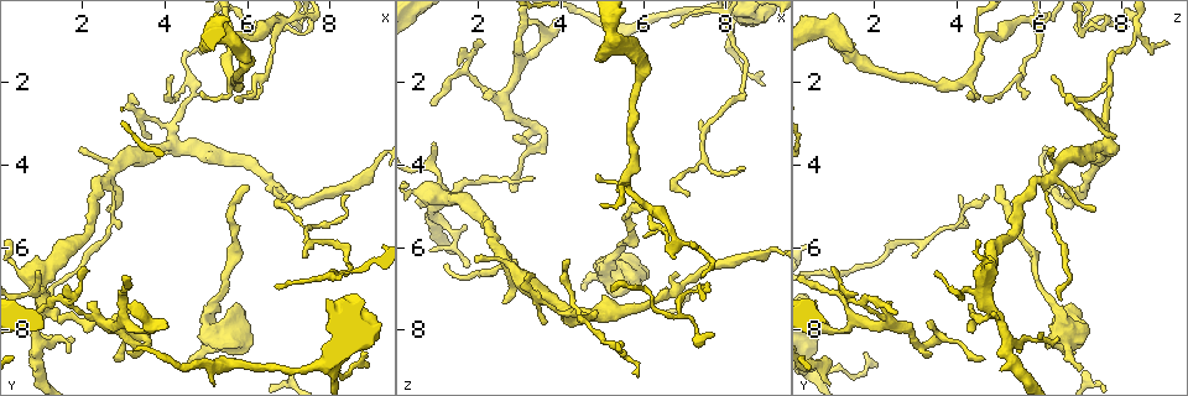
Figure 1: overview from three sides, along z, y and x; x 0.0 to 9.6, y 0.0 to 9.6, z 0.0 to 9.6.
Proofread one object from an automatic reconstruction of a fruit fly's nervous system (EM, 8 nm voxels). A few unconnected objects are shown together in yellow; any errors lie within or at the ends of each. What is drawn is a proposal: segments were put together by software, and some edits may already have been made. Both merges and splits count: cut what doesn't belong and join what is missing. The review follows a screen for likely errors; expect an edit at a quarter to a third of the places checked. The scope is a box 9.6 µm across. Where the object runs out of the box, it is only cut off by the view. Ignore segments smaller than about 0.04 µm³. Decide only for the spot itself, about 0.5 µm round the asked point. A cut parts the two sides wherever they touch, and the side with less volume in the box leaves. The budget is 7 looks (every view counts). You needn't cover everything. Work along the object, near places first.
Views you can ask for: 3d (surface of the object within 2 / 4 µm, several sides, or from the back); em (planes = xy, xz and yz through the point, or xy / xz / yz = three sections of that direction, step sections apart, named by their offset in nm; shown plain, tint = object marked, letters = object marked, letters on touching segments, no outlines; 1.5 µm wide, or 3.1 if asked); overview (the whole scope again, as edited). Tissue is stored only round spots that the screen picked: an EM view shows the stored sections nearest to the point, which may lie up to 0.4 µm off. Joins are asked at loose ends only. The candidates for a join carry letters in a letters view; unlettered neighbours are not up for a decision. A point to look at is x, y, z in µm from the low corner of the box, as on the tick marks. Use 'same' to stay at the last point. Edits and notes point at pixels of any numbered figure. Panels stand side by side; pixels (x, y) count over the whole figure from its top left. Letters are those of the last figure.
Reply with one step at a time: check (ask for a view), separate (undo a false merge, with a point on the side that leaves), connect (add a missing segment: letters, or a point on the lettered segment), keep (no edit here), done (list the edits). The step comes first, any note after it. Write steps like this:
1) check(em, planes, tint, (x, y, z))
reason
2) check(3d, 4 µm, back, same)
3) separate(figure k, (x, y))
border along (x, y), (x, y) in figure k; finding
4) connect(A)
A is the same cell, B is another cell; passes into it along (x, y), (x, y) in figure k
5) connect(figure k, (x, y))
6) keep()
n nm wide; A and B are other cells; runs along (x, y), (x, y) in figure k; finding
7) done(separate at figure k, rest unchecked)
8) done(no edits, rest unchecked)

check(3d, 4 µm, (8.40, 4.70, 4.05))
an open end

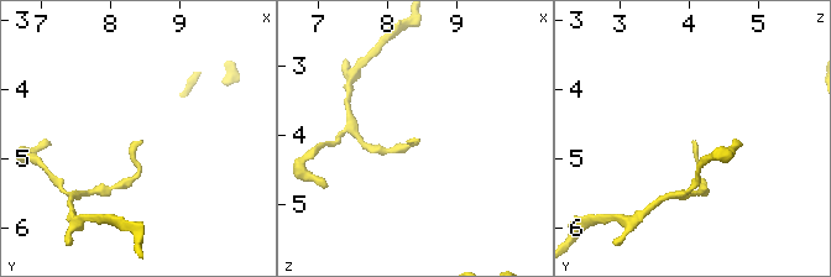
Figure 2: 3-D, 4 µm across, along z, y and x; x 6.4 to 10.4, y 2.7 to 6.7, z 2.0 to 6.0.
check(em, planes, plain, (8.40, 4.75, 4.05))

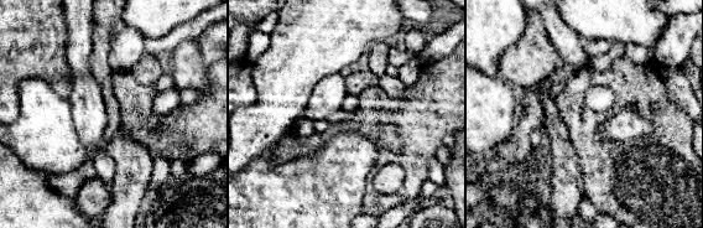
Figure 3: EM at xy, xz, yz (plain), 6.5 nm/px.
check(em, planes, letters, same)

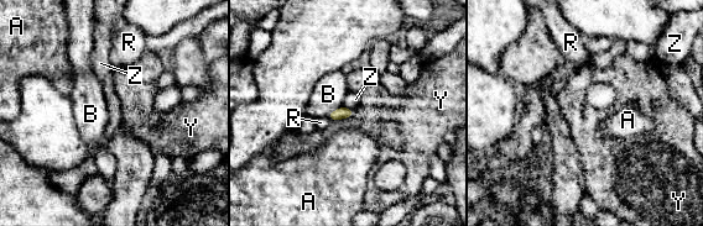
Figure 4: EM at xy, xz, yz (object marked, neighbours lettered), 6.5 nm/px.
keep()
80 nm wide; A, B, R, Y and Z are other cells; no lettered segment goes on from it

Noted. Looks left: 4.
check(3d, 2 µm, back, (0.90, 7.55, 2.60))
tapers out

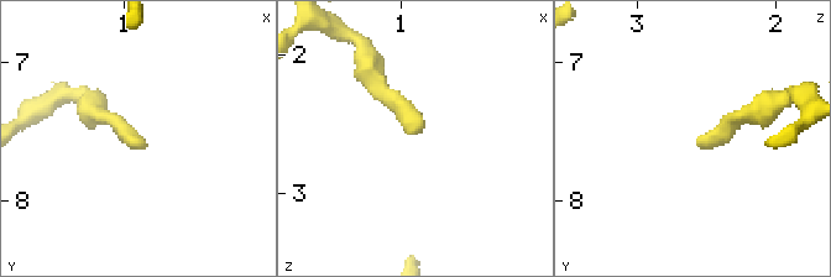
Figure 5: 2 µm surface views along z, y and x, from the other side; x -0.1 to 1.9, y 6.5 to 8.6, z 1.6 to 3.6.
check(em, planes, letters, (0.90, 7.62, 2.58))
now the EM

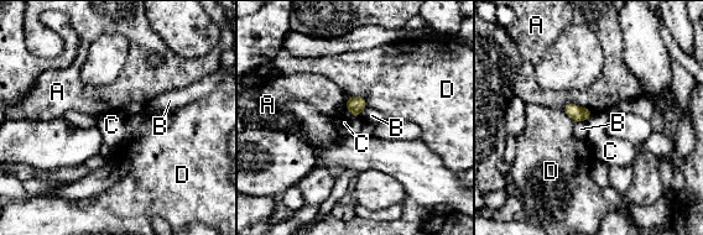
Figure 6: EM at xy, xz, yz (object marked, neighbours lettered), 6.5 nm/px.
keep()
A, B, C and D are other cells; no lettered segment goes on from it

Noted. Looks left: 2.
done(no edits, rest unchecked)

